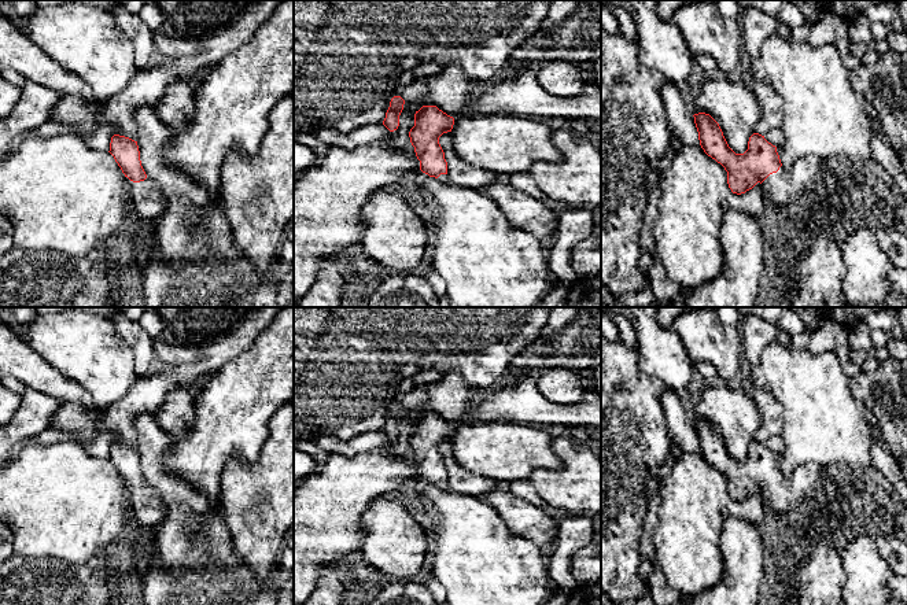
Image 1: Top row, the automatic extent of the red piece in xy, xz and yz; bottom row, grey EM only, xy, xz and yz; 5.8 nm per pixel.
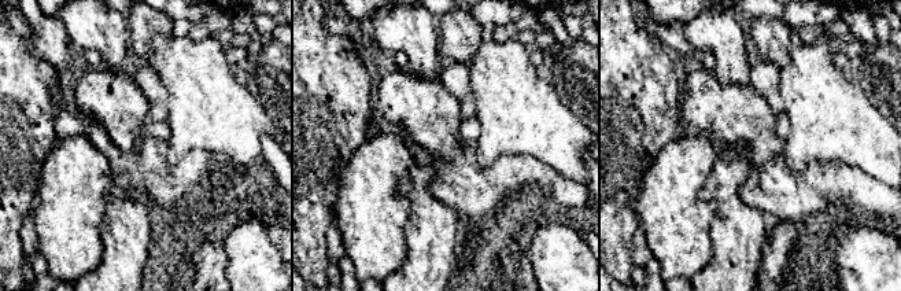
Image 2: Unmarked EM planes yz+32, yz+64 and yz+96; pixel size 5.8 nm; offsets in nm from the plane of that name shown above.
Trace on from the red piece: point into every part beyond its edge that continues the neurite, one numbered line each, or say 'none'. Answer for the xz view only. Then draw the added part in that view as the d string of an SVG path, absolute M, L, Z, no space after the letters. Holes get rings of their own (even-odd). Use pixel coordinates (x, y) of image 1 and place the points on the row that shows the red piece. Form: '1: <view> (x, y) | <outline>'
1: xz (419, 180) | M419 170L417 174L413 177L413 188L423 189L423 185L428 178L429 178L428 174Z

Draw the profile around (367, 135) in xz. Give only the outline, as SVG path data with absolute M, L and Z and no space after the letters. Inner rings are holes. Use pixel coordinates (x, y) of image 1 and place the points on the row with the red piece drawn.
M377 123L355 129L350 133L340 133L332 128L321 128L314 136L328 147L340 147L351 151L361 145L383 141L388 132L390 130L383 123Z

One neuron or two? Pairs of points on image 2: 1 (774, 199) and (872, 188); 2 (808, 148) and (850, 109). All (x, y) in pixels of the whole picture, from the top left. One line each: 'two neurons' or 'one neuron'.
1: one neuron
2: one neuron

